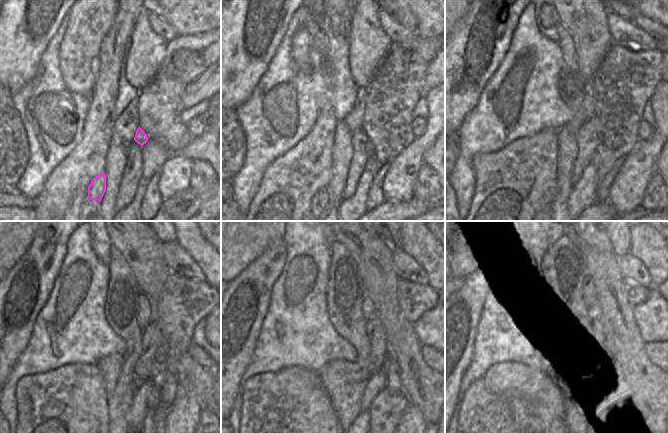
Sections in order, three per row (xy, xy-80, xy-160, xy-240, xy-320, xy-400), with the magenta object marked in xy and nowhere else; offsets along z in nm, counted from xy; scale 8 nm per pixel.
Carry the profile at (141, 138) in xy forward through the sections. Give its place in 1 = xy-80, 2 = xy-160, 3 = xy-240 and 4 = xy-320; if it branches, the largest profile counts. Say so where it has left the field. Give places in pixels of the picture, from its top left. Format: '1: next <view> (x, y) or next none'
1: next xy-80 (369, 149)
2: next xy-160 (595, 161)
3: next xy-240 (161, 412)
4: next xy-320 (386, 409)

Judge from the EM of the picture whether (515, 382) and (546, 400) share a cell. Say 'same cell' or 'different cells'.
same cell

